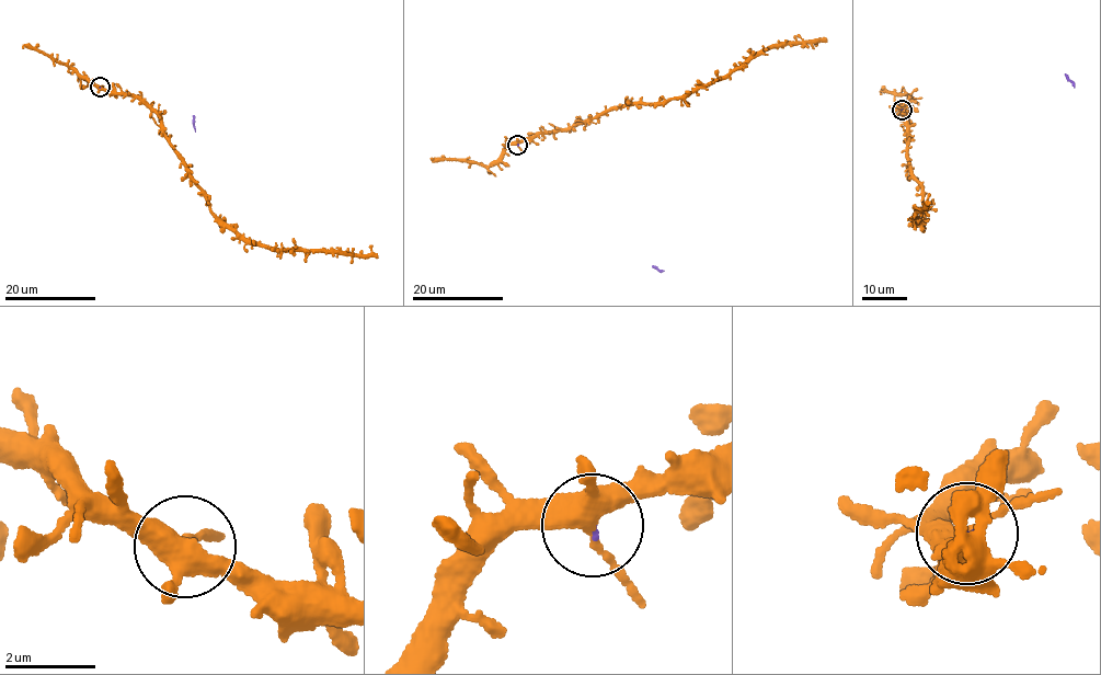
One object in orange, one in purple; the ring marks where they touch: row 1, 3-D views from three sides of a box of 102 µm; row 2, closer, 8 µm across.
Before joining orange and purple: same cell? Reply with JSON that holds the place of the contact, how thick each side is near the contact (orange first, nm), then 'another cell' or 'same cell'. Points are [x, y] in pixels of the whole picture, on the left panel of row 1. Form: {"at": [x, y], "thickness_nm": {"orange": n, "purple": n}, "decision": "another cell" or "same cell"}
{"at": [100, 87], "thickness_nm": {"orange": 440, "purple": 70}, "decision": "same cell"}

